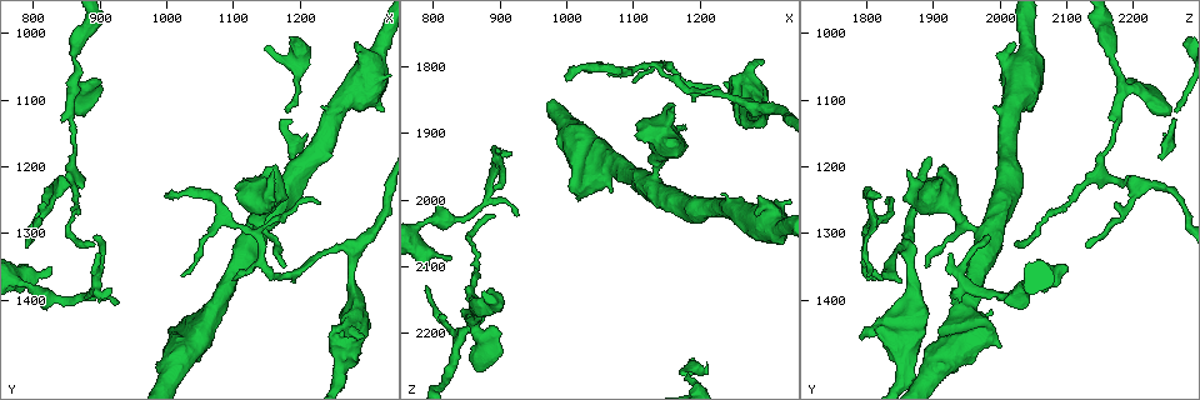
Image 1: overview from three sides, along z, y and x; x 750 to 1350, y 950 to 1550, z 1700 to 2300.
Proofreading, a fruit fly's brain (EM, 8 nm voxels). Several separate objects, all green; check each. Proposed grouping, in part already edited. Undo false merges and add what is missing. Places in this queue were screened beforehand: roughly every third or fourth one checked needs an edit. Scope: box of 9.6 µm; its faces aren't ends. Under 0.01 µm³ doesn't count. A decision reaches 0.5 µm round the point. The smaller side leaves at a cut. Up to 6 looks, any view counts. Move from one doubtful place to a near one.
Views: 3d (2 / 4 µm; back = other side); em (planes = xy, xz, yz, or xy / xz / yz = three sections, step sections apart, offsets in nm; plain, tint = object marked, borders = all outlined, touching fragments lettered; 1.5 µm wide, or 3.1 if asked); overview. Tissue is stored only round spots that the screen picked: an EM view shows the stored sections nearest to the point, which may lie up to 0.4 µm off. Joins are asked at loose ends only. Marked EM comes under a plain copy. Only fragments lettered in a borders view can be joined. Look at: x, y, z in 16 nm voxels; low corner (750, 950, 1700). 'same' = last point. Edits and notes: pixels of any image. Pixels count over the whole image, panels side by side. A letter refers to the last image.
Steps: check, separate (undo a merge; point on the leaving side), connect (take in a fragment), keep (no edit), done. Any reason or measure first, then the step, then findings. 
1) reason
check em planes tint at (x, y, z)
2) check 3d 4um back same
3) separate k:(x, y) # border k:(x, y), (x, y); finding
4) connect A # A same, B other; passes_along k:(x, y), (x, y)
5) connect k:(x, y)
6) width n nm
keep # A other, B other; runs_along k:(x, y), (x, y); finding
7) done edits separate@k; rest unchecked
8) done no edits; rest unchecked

free end
check 3d 4um at (790, 1325, 2130)

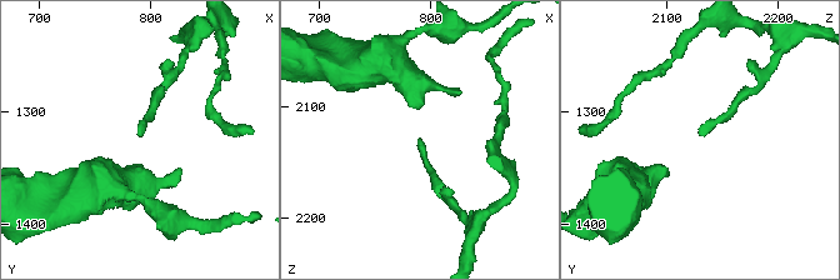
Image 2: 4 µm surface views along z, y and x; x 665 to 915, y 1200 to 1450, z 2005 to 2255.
check em planes borders at (788, 1318, 2132)

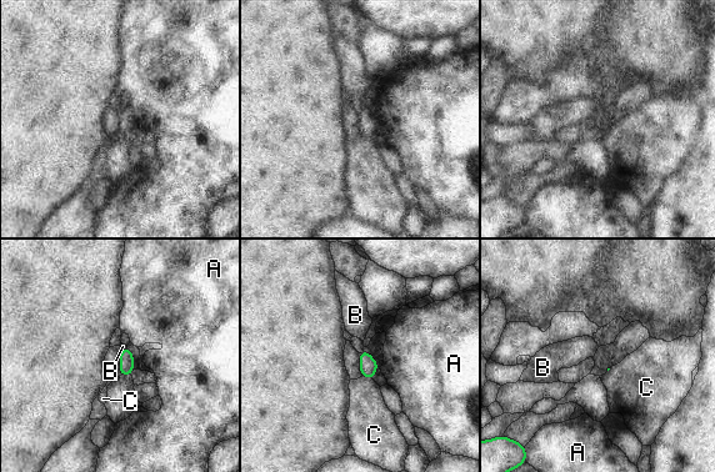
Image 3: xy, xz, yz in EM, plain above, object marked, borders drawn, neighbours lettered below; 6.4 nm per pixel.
keep # A other, B other, C other; no lettered fragment goes on from it

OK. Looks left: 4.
an open end
check 3d 2um at (1020, 1365, 1795)

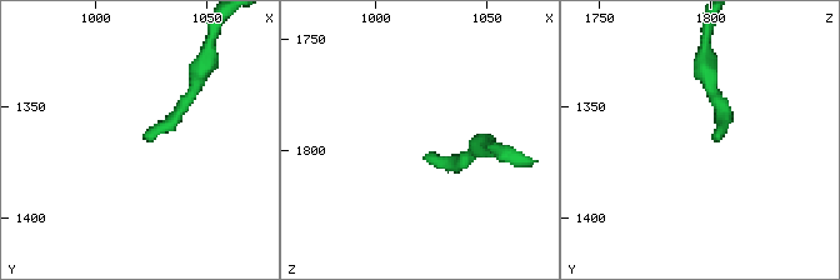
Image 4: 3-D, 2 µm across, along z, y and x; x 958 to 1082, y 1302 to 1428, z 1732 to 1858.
now the EM
check em planes borders at (1025, 1365, 1802)

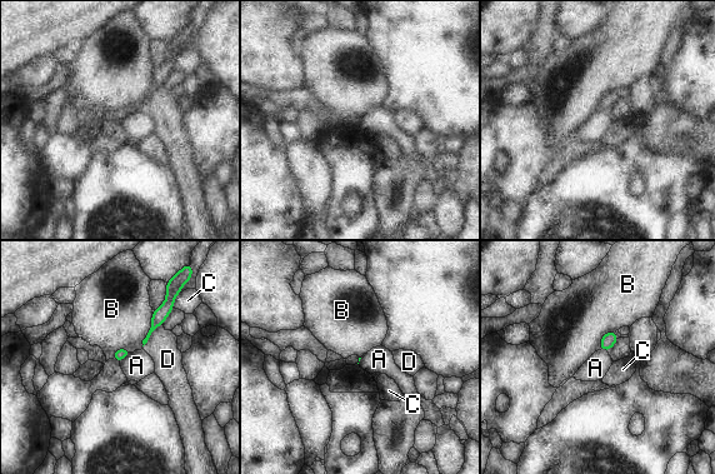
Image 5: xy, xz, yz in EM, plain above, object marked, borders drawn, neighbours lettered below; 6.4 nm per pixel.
keep # A other, B other, C other, D other; no lettered fragment goes on from it

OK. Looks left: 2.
an open end
check em planes borders at (1230, 1250, 1835)

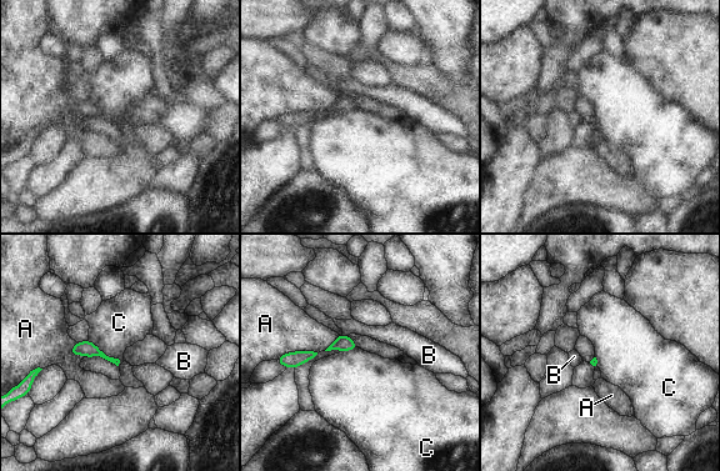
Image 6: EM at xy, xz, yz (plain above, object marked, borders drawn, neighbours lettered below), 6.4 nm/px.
keep # A other, B other, C other; no lettered fragment goes on from it

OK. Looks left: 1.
done no edits; rest unchecked

